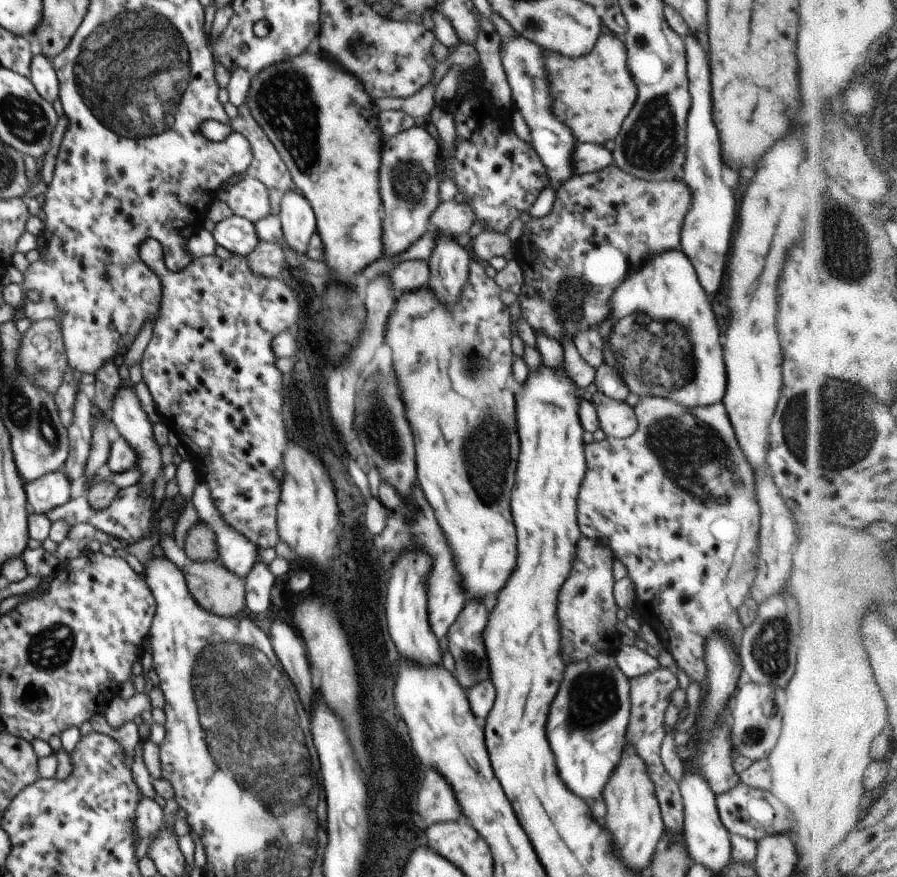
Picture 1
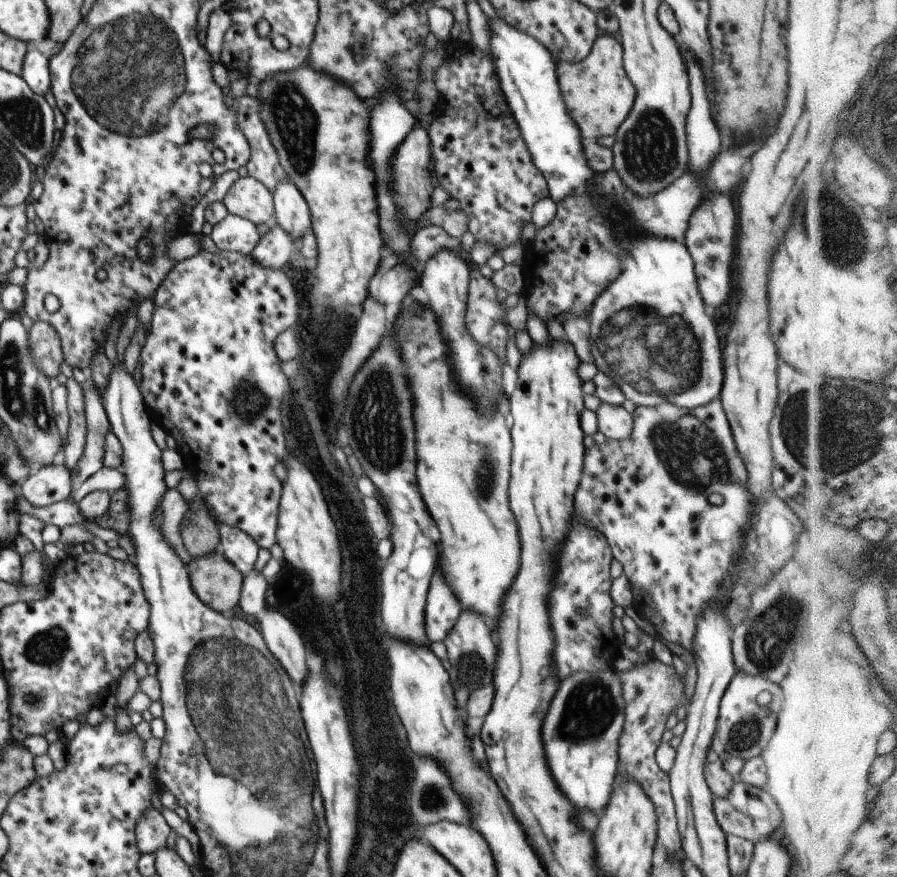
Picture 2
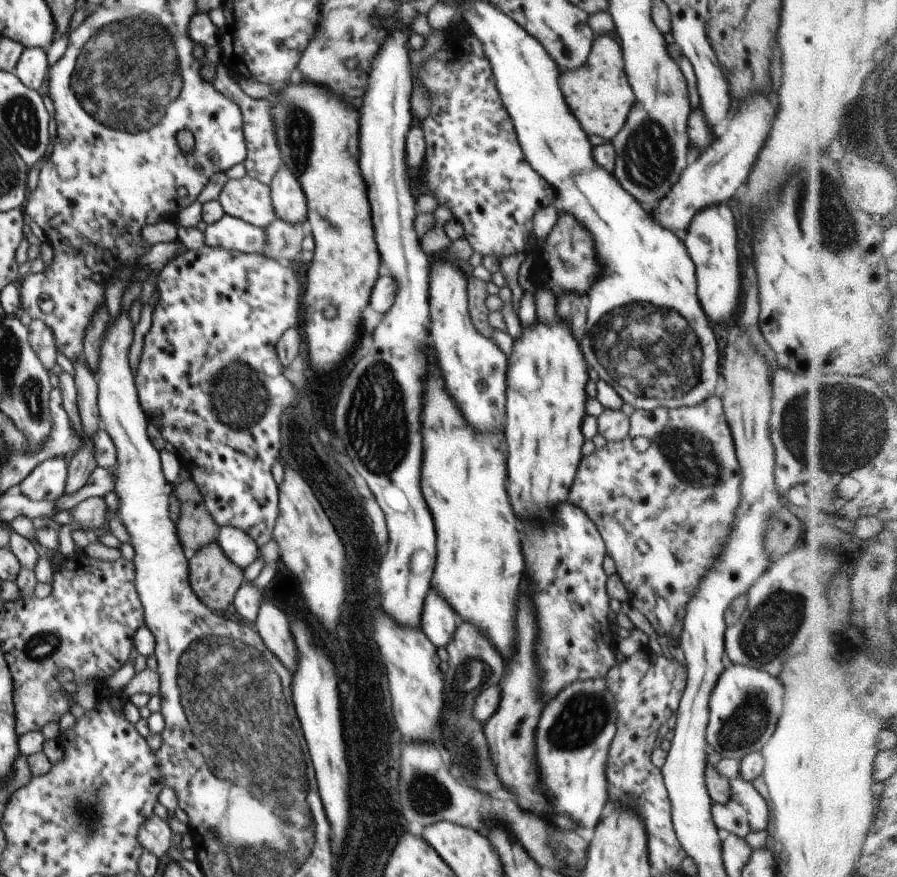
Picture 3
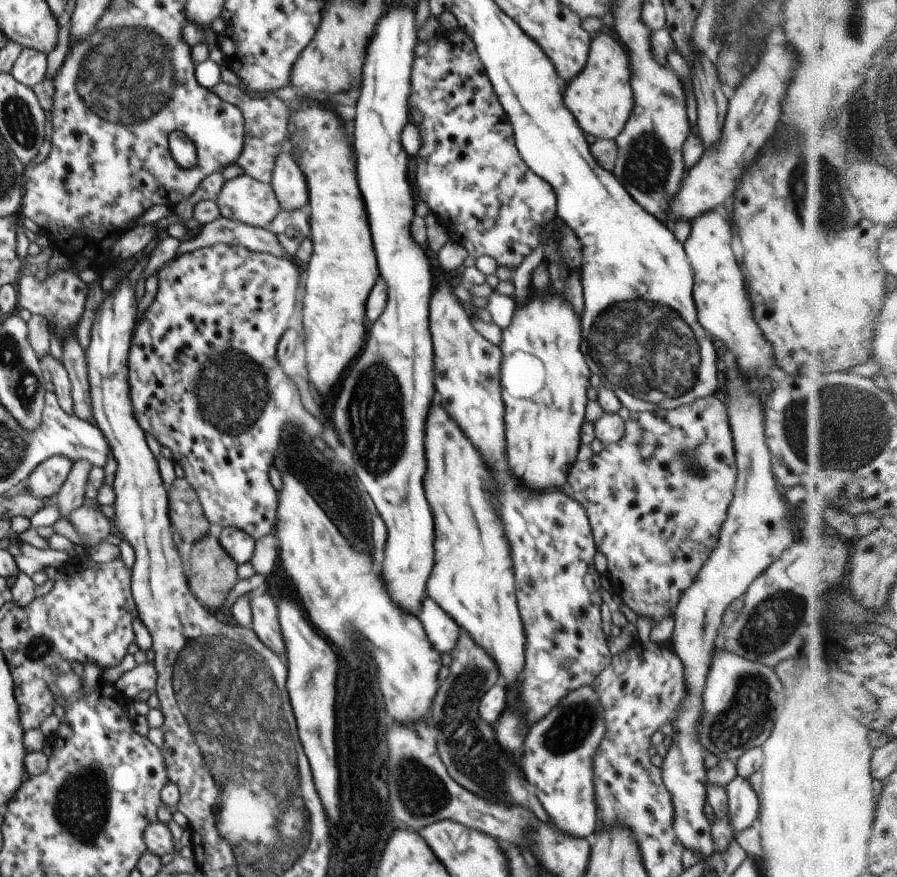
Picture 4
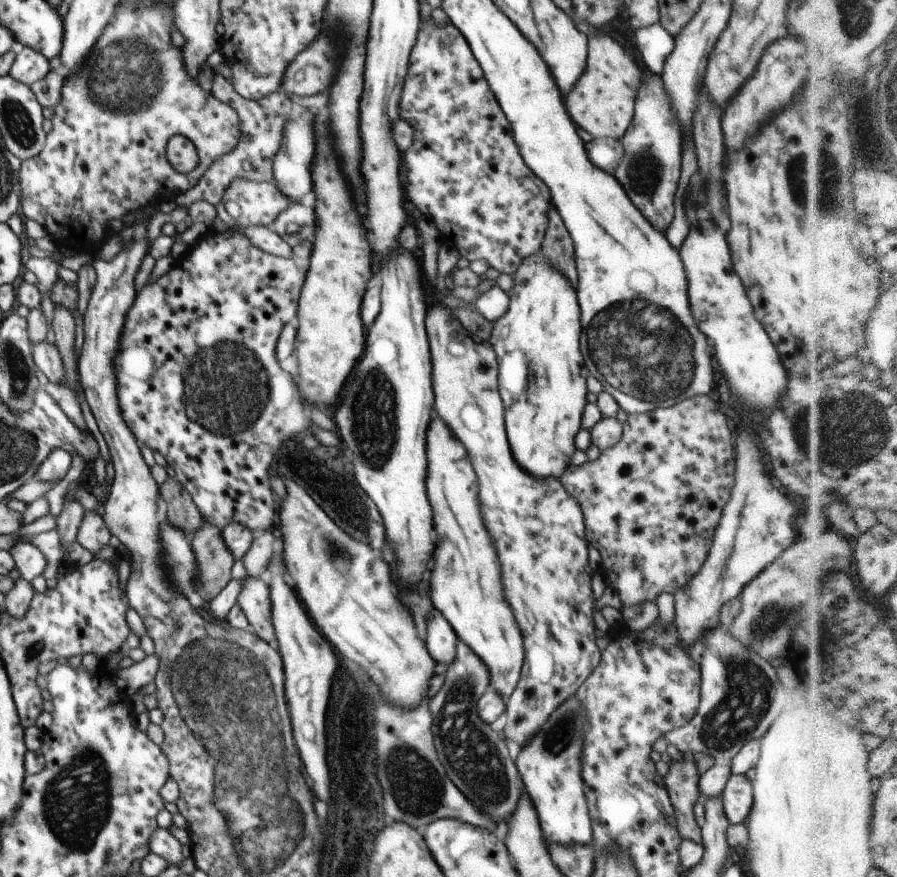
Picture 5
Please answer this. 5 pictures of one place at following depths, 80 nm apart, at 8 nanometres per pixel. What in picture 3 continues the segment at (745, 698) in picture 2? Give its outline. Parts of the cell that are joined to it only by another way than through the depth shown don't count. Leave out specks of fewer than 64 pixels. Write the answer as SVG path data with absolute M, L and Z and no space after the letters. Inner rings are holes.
M726 663L709 700L708 748L724 759L741 761L747 754L760 752L771 739L782 712L782 686L762 669Z

